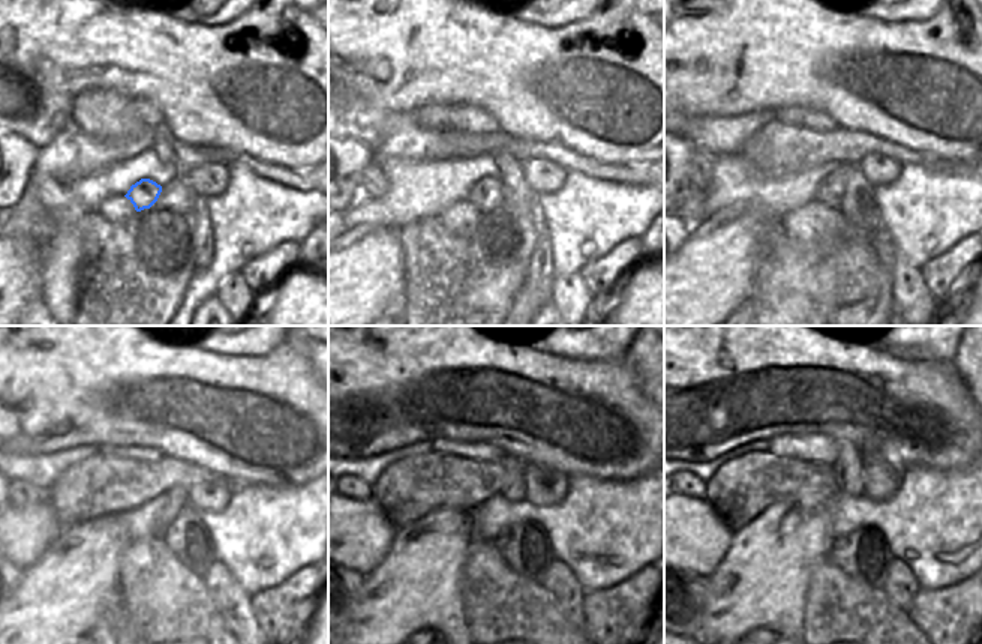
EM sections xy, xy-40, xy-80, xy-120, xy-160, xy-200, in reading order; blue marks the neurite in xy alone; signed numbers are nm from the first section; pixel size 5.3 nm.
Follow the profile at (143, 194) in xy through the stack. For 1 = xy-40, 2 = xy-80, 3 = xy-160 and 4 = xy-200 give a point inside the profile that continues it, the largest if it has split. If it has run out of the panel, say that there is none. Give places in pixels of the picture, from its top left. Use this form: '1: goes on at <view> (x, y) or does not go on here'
1: goes on at xy-40 (486, 194)
2: goes on at xy-80 (829, 191)
3: goes on at xy-160 (514, 491)
4: goes on at xy-200 (847, 467)

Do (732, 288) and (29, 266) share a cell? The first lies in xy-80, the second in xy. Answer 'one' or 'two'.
one

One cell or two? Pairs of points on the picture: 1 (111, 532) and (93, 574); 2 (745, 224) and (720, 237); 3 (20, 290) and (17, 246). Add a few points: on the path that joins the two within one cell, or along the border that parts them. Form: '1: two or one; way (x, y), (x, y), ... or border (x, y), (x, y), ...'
1: one; way (101, 542), (93, 550), (93, 563)
2: one; way (739, 230), (732, 237), (726, 237)
3: one; way (17, 279), (17, 257)

